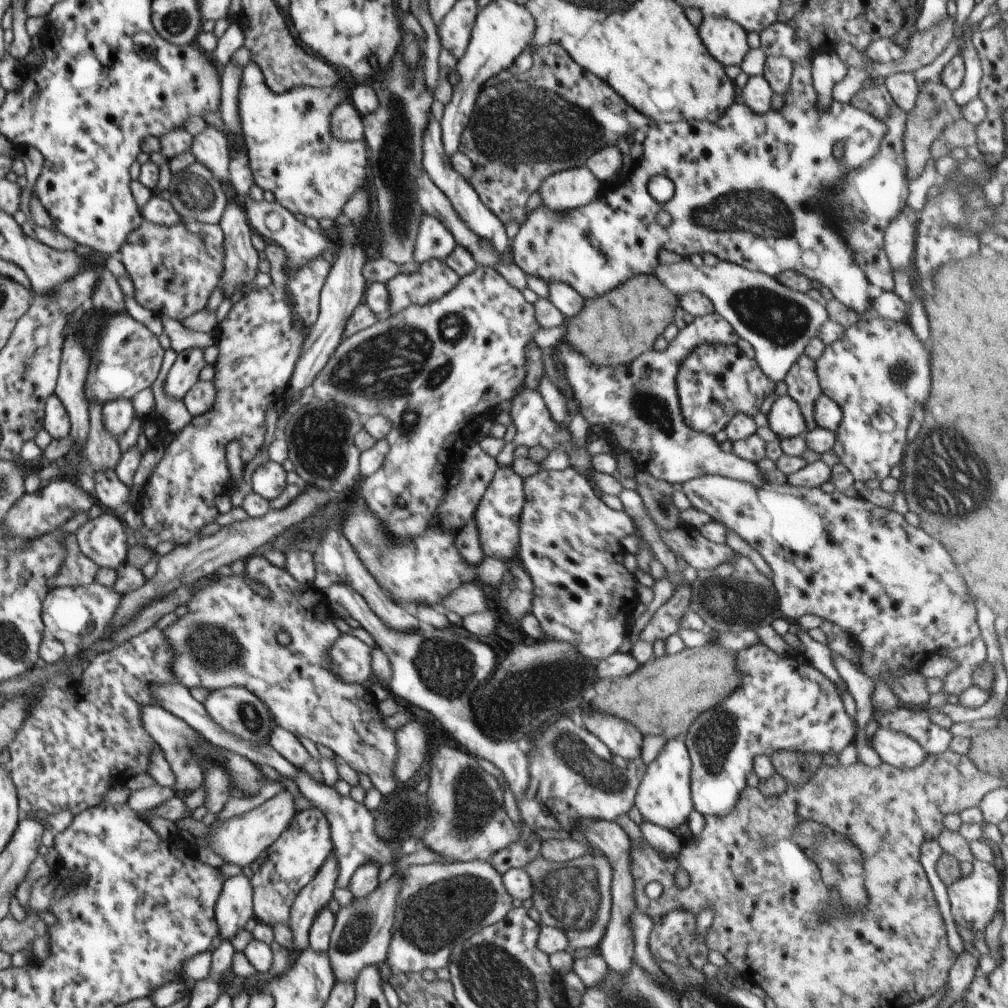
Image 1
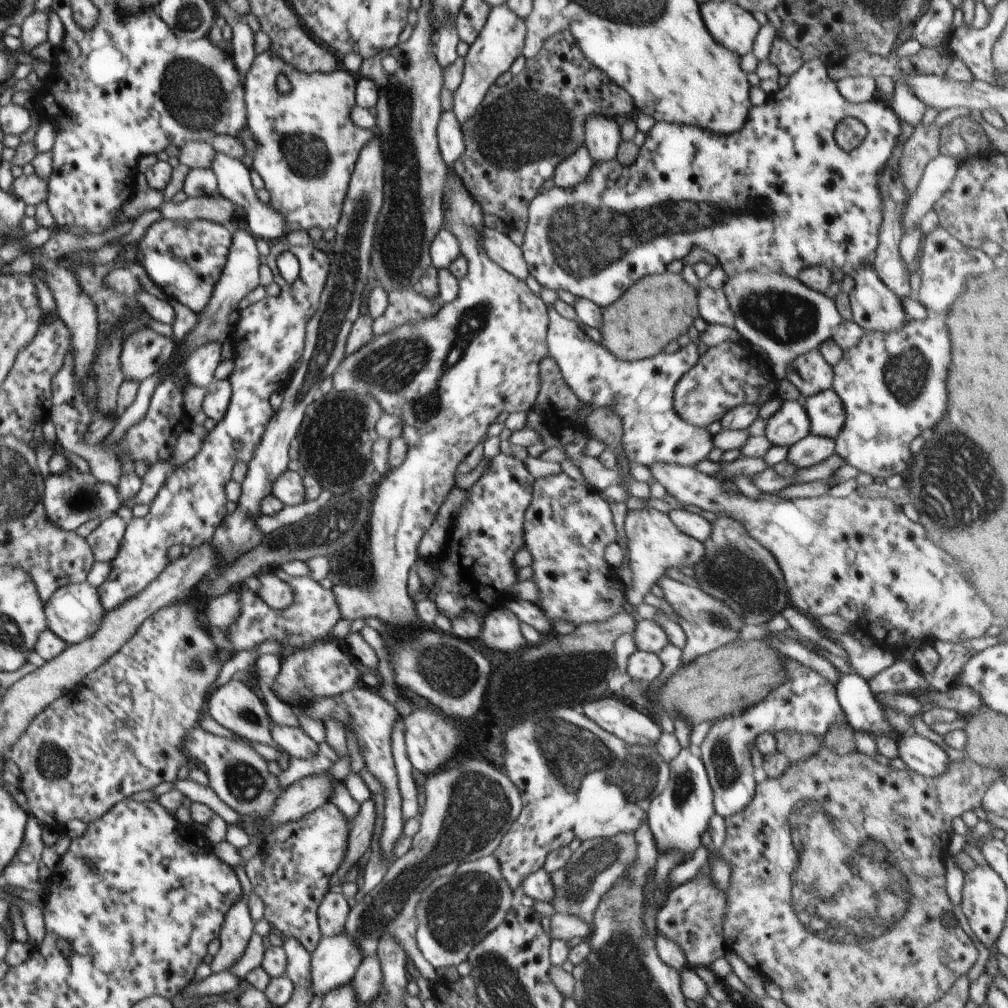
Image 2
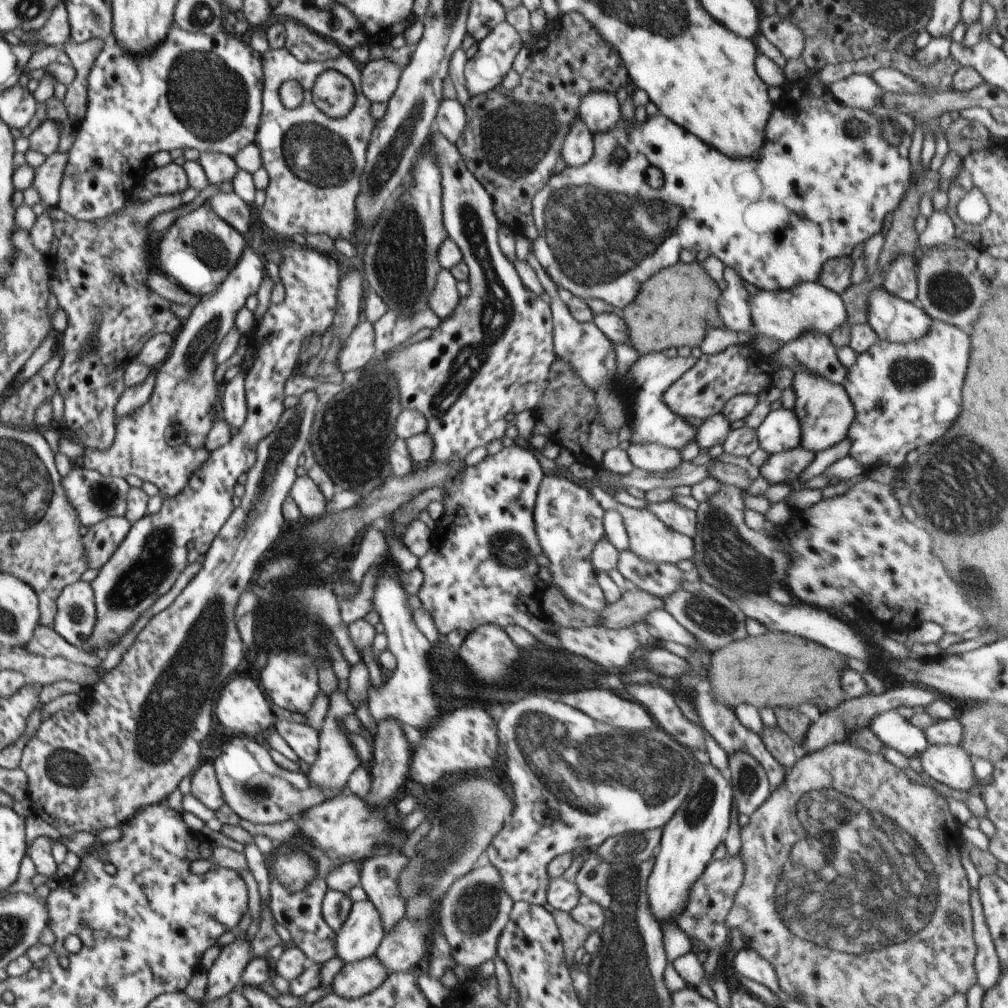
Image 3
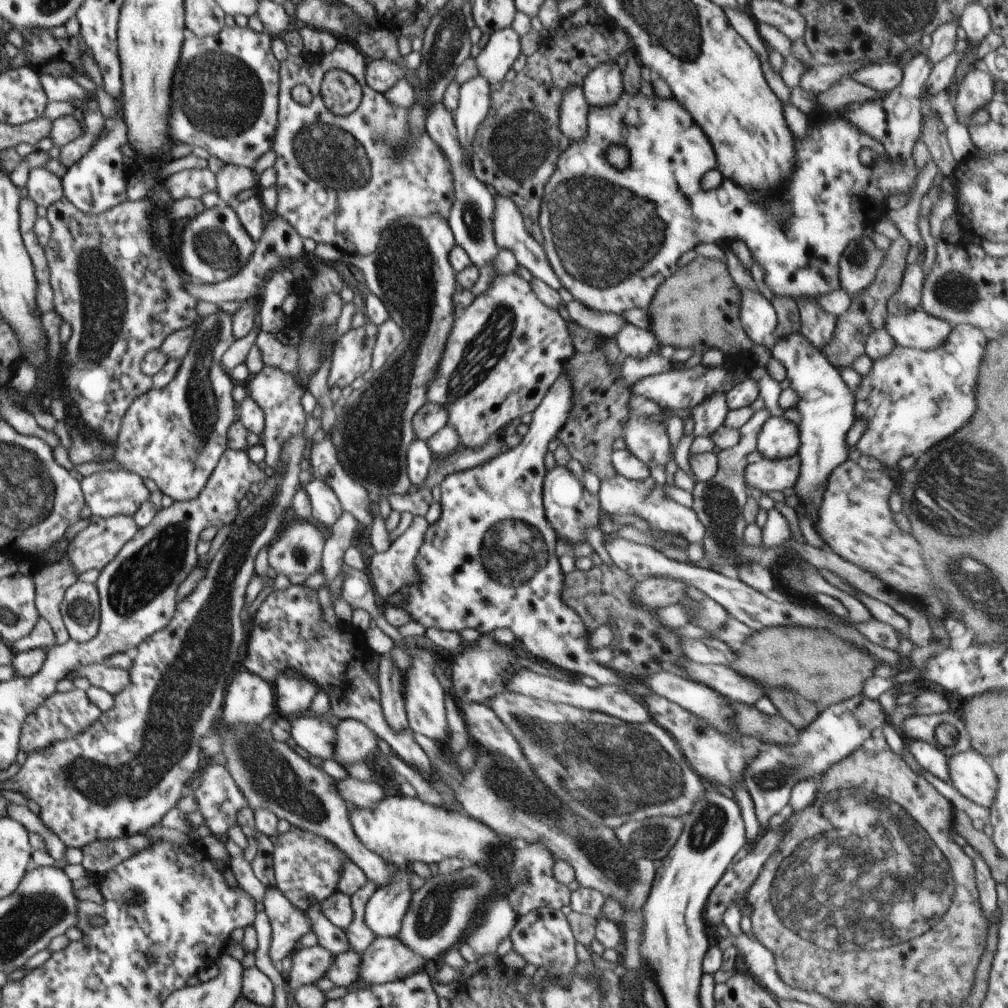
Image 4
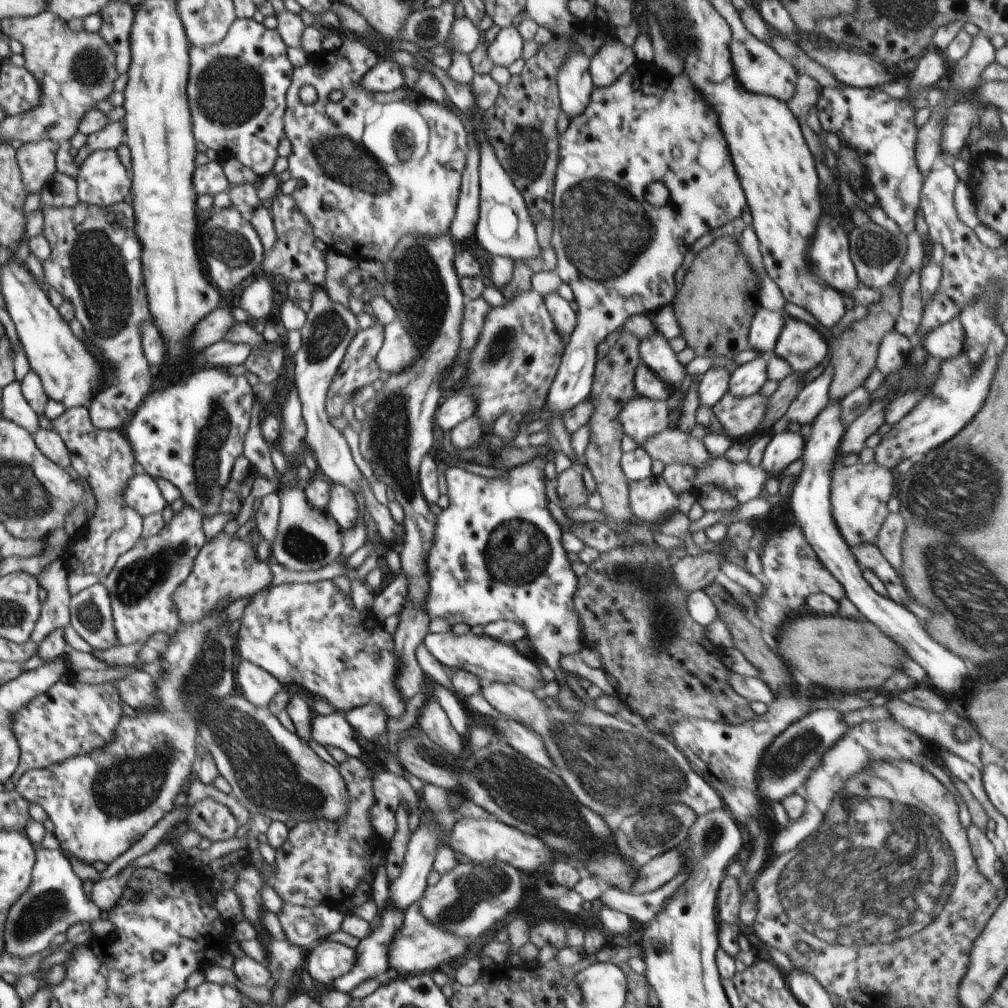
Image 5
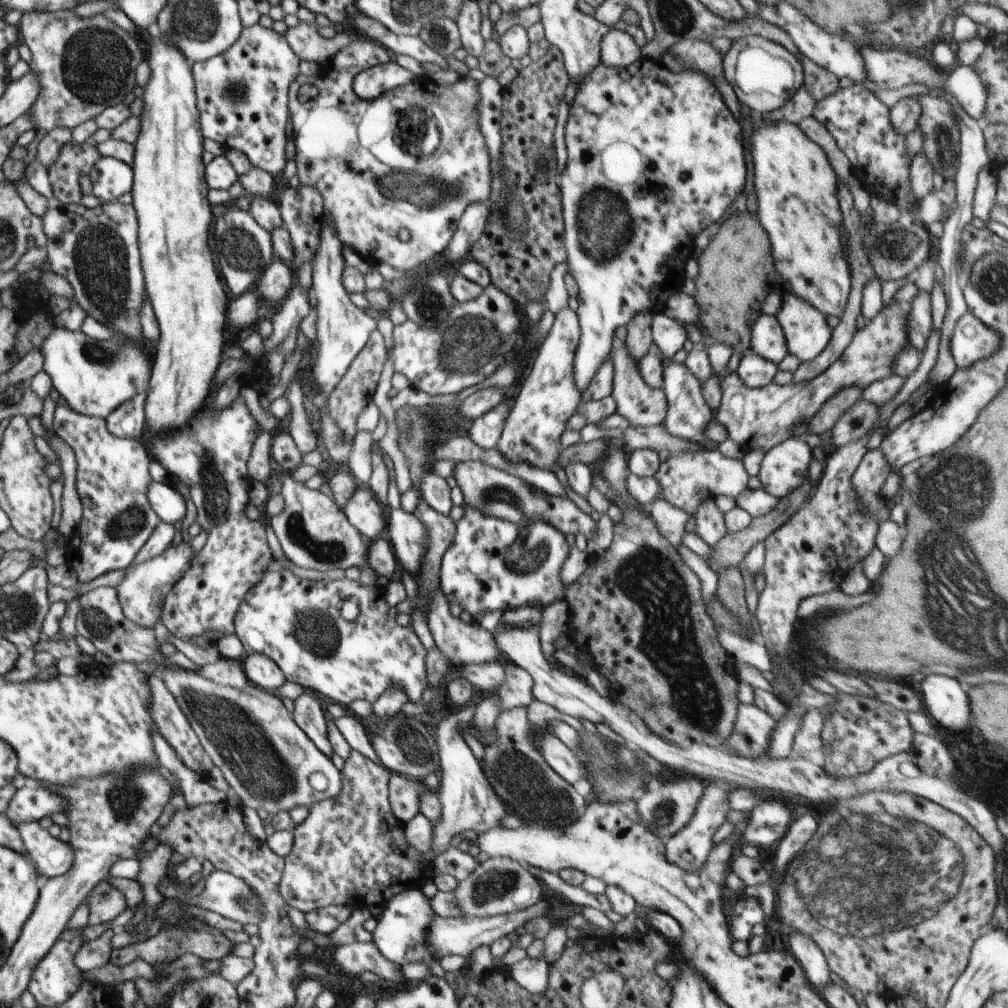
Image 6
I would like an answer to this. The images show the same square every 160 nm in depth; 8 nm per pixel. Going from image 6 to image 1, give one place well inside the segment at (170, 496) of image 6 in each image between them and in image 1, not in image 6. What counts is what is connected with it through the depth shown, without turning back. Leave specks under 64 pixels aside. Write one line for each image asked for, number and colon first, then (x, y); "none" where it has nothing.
1: (34, 514)
2: (70, 499)
3: (95, 496)
4: (107, 493)
5: (142, 494)

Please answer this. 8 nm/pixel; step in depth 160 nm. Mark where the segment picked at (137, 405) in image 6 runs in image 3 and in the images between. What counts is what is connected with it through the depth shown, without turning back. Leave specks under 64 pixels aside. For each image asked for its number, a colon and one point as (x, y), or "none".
3: (97, 270)
4: (117, 290)
5: (95, 257)

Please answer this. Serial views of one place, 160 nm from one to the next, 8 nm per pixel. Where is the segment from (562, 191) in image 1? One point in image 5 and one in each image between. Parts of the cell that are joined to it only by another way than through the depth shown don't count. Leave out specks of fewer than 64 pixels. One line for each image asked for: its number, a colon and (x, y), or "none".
2: (573, 170)
3: (578, 148)
4: (574, 107)
5: (575, 84)

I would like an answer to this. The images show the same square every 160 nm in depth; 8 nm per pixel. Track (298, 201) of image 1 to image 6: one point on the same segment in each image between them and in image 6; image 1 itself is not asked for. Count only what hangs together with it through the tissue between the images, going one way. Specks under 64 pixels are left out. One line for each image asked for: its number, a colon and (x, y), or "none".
2: (307, 147)
3: (314, 162)
4: (338, 183)
5: (334, 149)
6: (428, 196)

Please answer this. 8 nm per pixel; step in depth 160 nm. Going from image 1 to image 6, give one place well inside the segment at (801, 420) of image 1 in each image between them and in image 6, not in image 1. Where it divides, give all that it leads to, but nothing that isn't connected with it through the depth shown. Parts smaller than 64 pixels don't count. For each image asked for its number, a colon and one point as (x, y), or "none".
2: (790, 424)
3: (780, 431)
4: (779, 438)
5: (785, 447)
6: (784, 468)

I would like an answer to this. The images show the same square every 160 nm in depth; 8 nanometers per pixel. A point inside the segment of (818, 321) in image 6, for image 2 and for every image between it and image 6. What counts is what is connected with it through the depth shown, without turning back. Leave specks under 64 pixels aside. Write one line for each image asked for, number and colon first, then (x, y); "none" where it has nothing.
2: (826, 415)
3: (825, 412)
4: (827, 407)
5: (799, 343)

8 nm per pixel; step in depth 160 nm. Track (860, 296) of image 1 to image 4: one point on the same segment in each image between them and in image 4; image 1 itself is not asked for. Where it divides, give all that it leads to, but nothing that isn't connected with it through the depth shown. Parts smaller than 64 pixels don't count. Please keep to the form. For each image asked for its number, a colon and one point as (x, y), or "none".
2: (778, 196)
3: (810, 195)
4: (599, 225)

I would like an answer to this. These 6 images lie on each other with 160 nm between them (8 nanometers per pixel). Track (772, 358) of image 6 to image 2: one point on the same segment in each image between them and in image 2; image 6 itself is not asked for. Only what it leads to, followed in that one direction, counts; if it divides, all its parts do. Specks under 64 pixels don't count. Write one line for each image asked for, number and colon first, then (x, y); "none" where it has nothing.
2: (713, 307)
3: (734, 307)
4: (758, 317)
5: (766, 326)

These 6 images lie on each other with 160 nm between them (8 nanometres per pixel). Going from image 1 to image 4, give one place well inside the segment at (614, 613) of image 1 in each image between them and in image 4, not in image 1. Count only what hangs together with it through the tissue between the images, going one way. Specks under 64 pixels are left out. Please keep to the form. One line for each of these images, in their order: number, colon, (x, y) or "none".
2: (566, 522)
3: (568, 520)
4: (570, 508)

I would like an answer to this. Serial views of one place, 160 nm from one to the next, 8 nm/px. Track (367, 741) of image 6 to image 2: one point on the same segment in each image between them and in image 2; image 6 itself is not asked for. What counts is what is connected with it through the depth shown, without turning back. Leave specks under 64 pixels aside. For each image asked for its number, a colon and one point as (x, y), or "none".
2: (295, 742)
3: (302, 738)
4: (317, 735)
5: (334, 729)

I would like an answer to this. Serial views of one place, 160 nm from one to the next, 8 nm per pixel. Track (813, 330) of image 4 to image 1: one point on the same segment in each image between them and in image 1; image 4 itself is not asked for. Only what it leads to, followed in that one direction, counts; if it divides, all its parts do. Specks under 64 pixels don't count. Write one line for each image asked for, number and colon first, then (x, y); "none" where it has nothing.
1: (802, 381)
2: (810, 373)
3: (813, 351)

